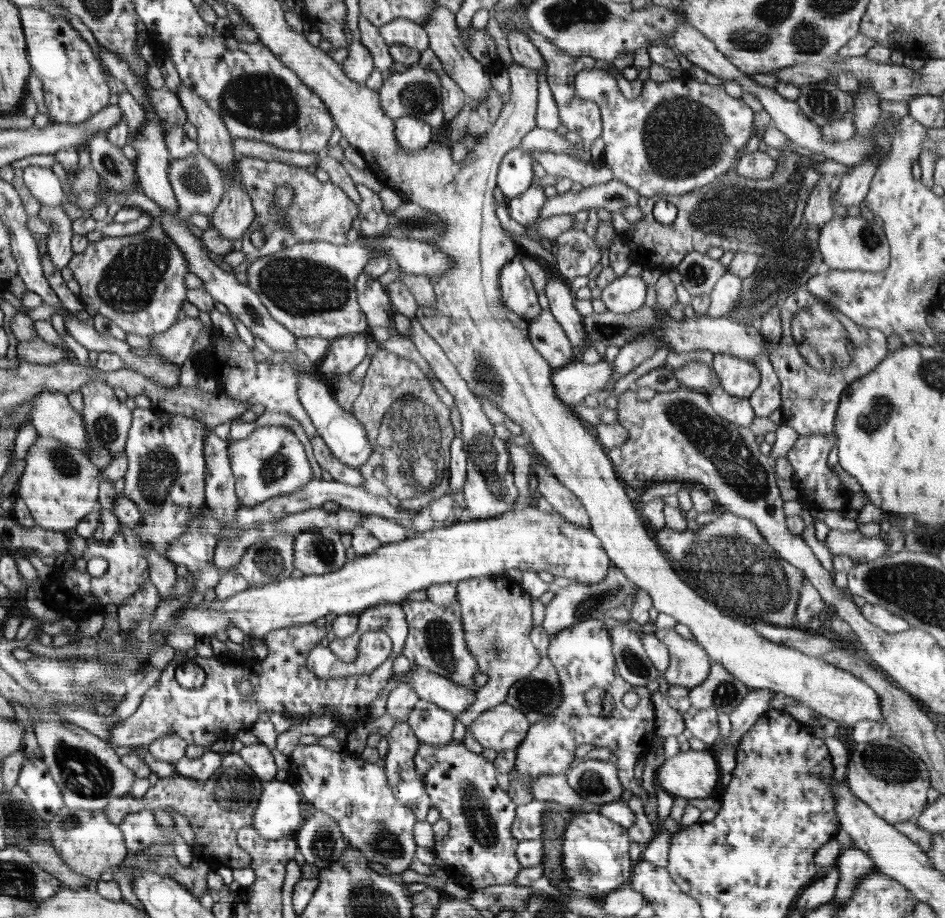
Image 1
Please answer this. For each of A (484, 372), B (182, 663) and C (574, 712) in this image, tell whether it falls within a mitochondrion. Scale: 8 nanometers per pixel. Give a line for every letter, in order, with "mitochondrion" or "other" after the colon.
A: mitochondrion
B: other
C: mitochondrion

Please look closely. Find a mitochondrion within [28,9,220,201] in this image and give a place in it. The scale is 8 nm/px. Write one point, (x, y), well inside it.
(196, 182)

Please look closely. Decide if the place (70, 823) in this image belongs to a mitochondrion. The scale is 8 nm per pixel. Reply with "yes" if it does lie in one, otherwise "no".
yes

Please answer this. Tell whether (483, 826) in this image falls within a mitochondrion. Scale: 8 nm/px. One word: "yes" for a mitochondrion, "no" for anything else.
yes

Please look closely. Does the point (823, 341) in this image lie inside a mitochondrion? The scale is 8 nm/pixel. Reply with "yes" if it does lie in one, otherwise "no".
yes

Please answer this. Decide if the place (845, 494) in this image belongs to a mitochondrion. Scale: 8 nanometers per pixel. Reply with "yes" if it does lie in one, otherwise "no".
no

